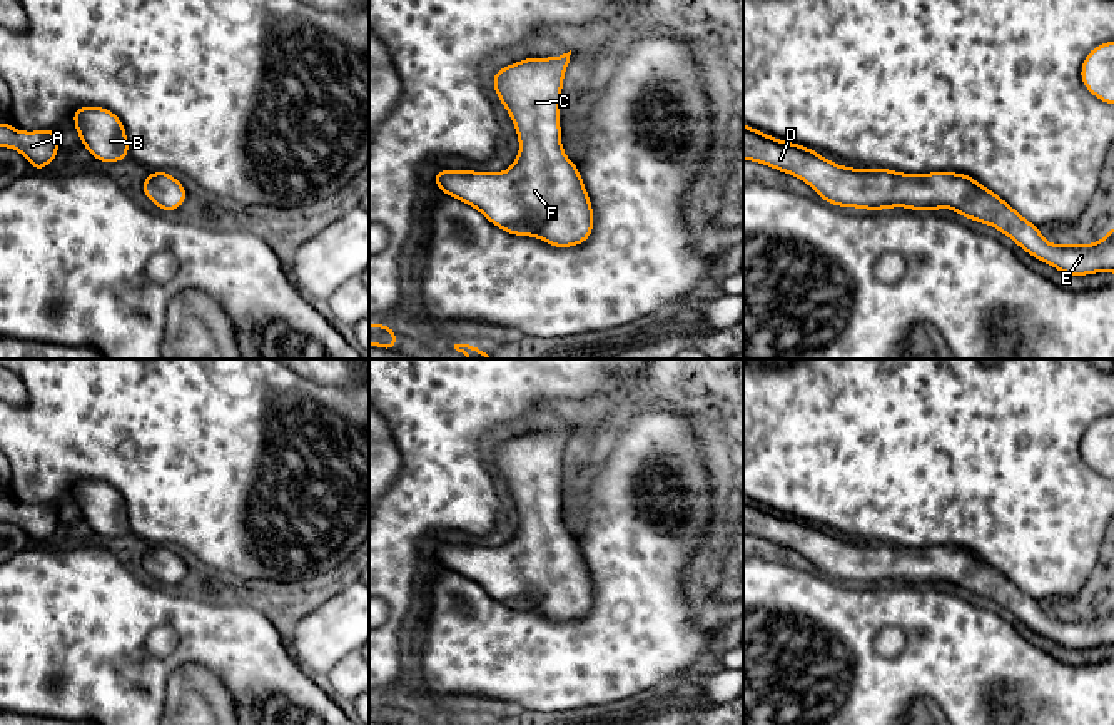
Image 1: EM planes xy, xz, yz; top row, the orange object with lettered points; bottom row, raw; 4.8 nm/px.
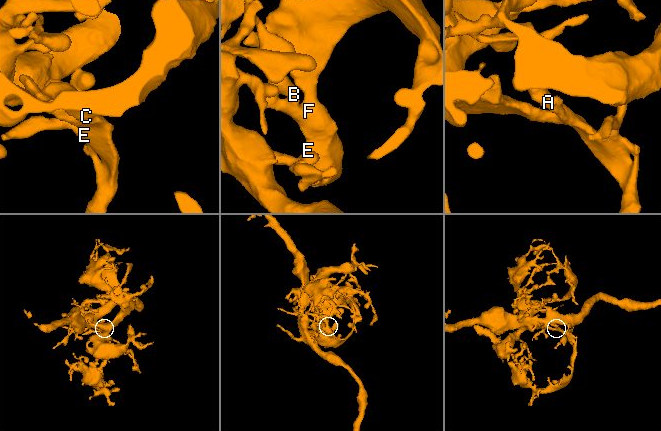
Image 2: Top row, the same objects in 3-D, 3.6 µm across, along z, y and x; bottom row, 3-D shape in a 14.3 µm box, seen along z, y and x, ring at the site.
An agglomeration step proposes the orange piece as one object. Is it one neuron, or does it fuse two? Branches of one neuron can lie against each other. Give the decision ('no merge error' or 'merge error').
no merge error

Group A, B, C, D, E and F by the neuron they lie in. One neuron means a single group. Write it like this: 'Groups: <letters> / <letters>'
Groups: A B C D E F

